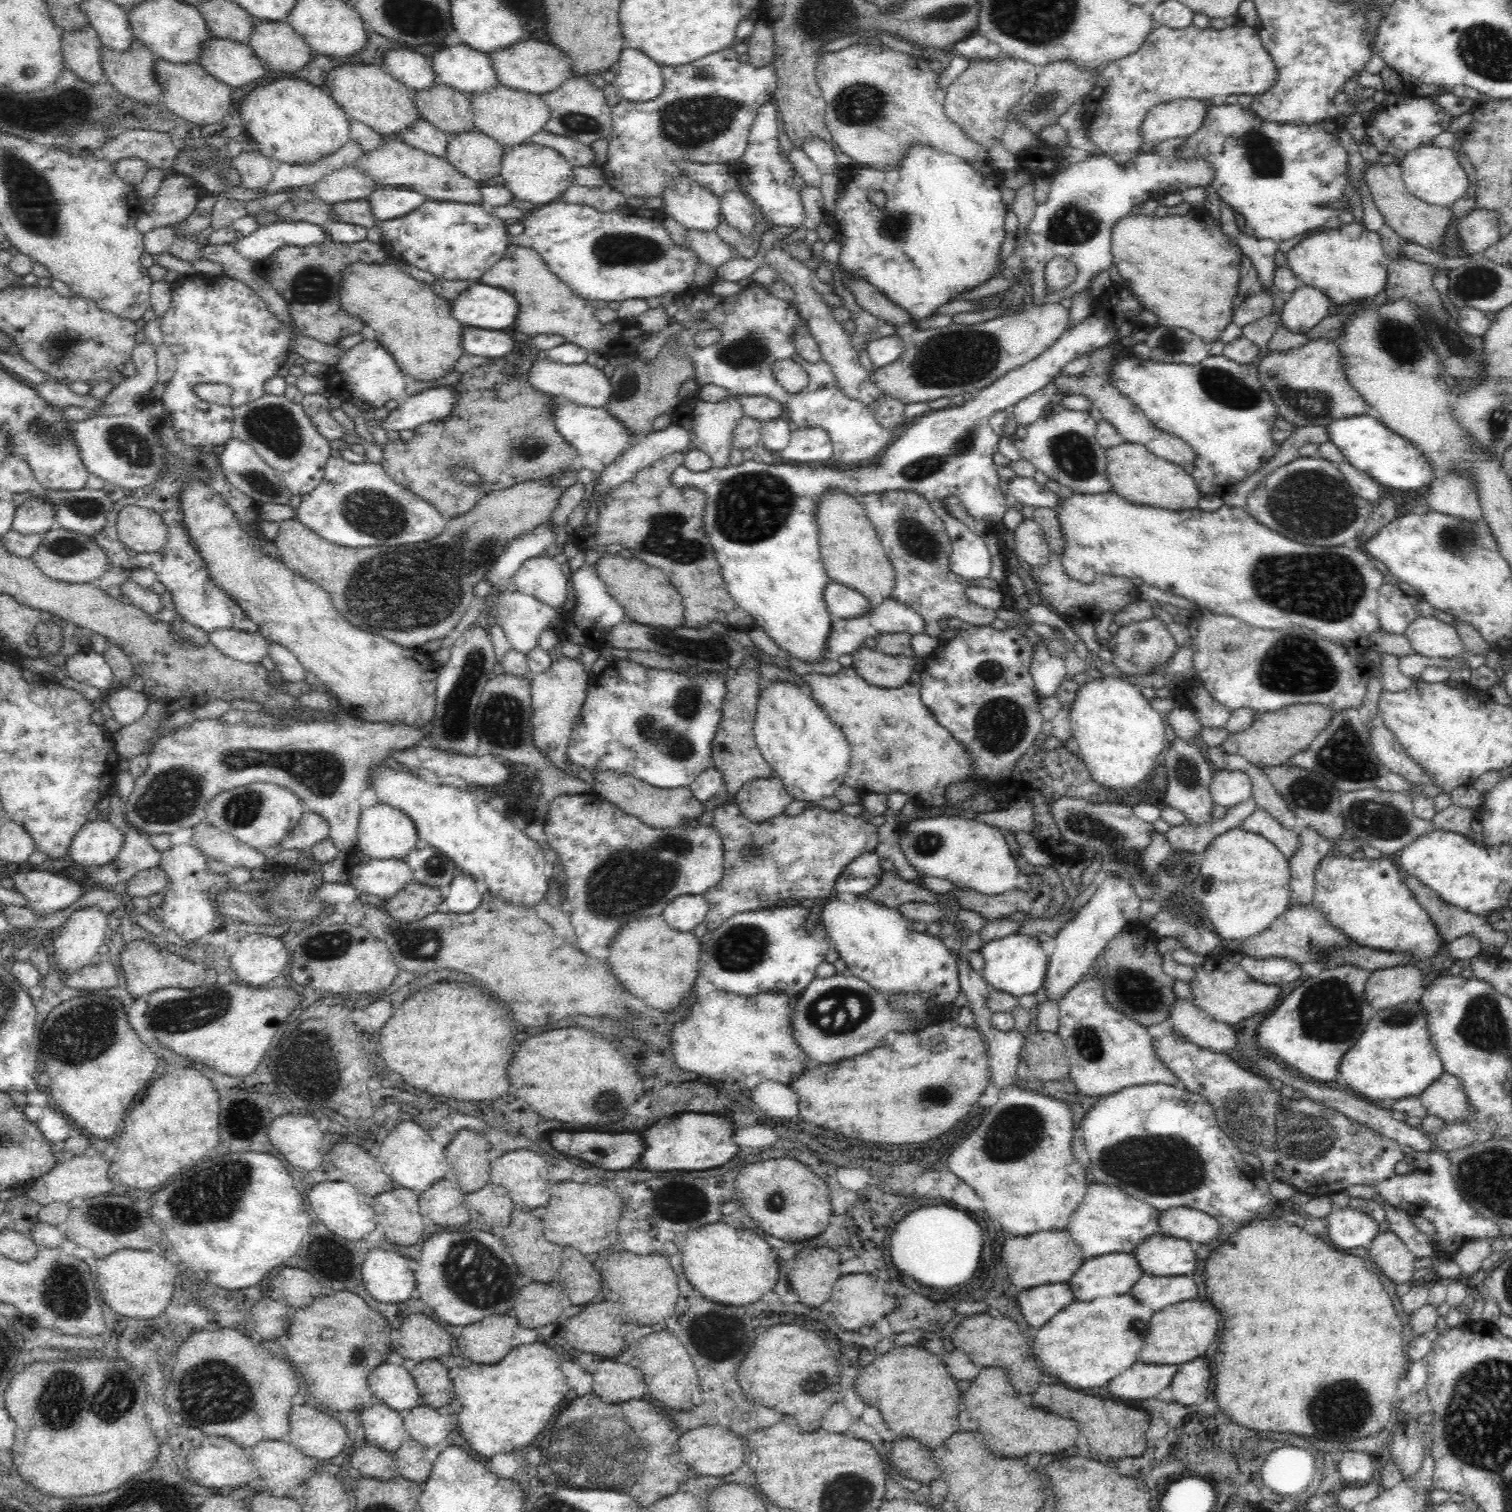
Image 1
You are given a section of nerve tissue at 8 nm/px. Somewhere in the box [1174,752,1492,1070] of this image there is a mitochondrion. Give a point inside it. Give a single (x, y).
(1330, 1008)

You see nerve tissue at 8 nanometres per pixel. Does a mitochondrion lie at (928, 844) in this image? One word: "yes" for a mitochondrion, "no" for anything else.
yes

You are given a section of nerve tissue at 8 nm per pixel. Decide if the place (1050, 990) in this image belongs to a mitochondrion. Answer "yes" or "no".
no

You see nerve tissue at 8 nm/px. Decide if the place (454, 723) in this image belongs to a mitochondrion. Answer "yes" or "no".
yes

